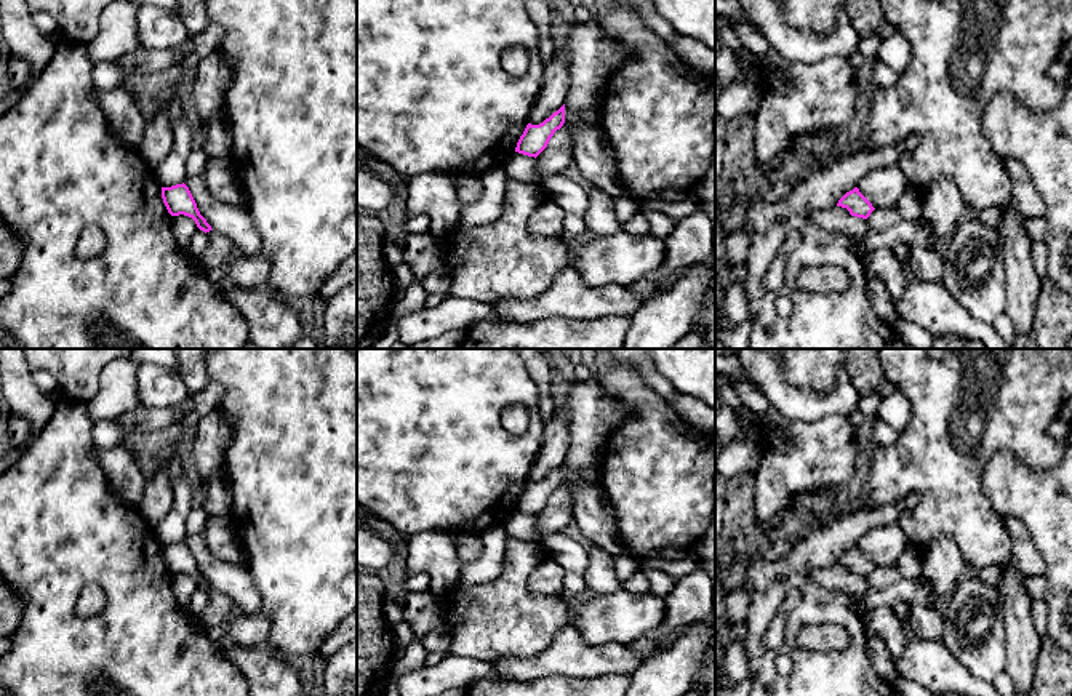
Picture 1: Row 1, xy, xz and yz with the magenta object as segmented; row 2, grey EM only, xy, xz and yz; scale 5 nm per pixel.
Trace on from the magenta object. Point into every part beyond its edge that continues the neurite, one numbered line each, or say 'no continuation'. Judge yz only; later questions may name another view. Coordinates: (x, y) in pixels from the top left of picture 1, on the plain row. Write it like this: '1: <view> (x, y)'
no continuation

